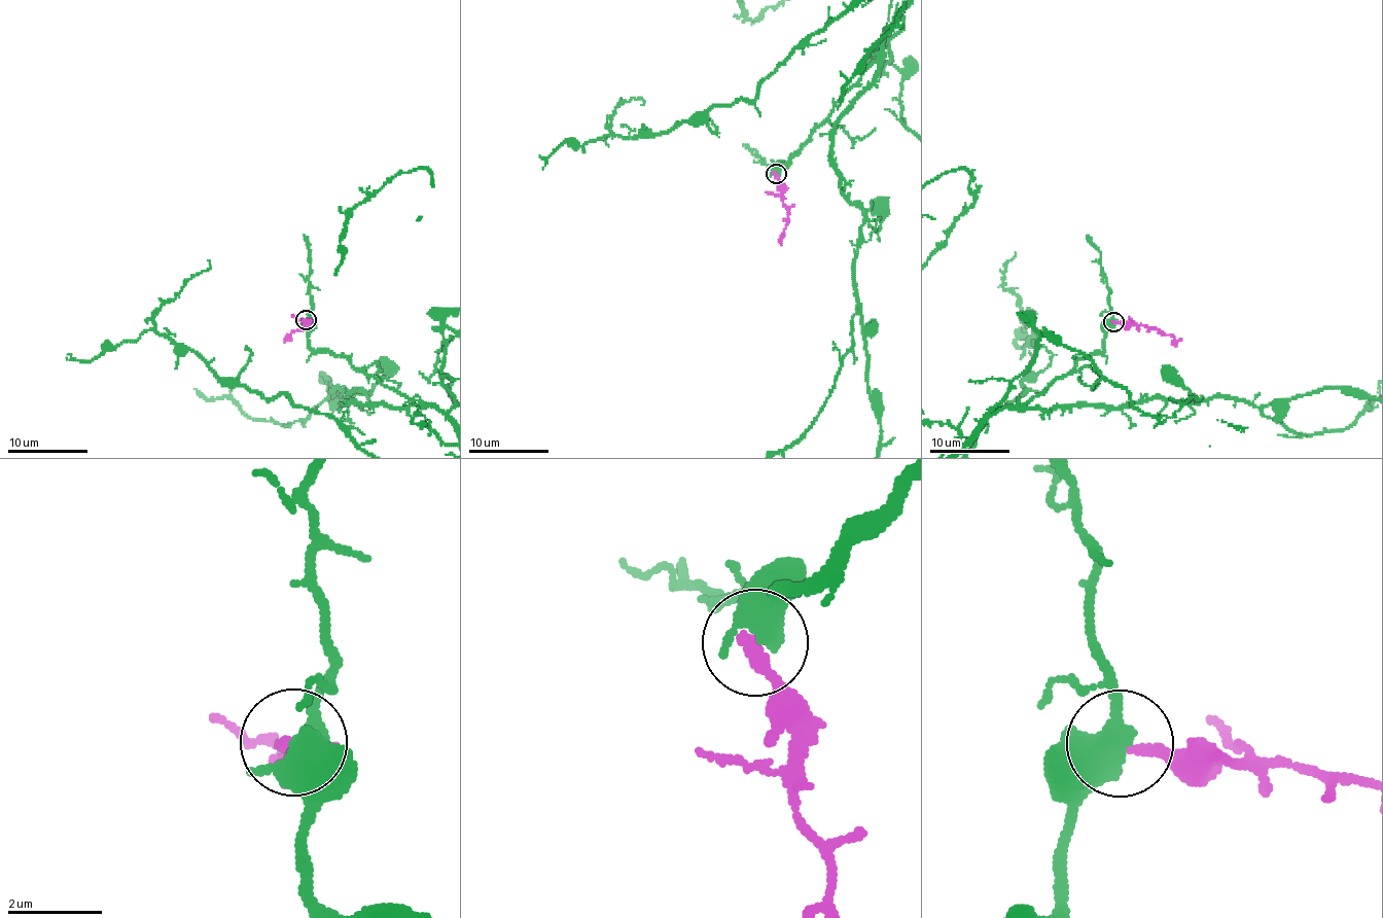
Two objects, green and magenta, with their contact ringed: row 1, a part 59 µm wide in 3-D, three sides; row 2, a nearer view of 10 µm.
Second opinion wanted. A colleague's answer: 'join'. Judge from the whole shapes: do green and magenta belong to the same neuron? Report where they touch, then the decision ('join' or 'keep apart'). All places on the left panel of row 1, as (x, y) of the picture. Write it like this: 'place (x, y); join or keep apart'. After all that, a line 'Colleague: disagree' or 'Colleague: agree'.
place (306, 320); keep apart
Colleague: disagree

